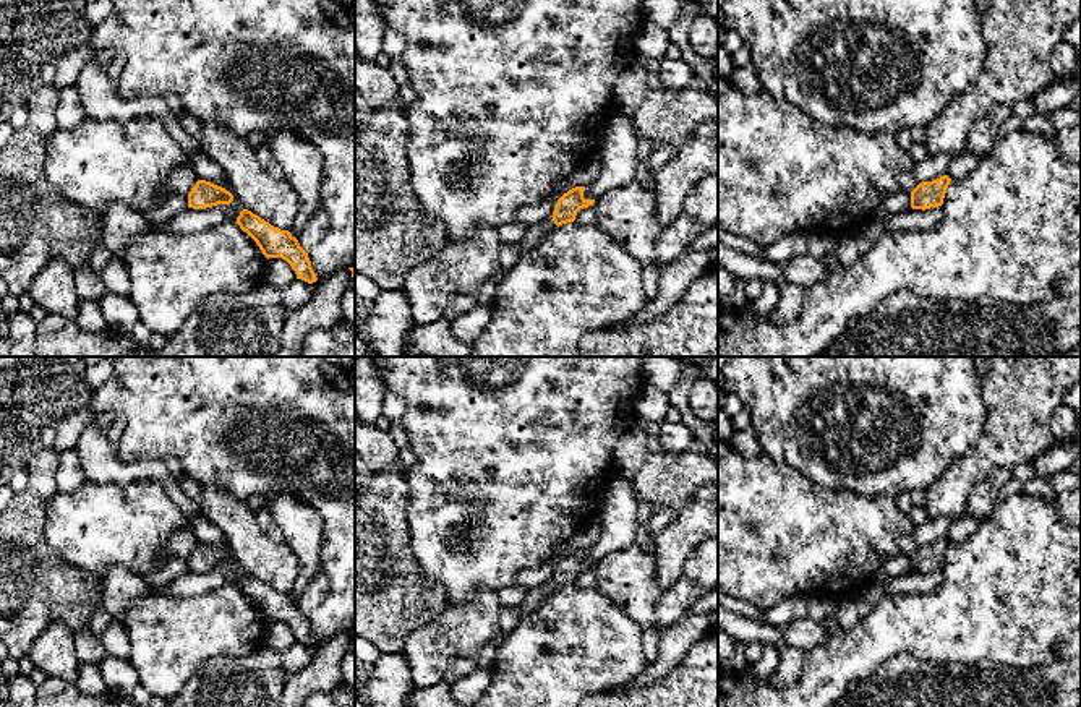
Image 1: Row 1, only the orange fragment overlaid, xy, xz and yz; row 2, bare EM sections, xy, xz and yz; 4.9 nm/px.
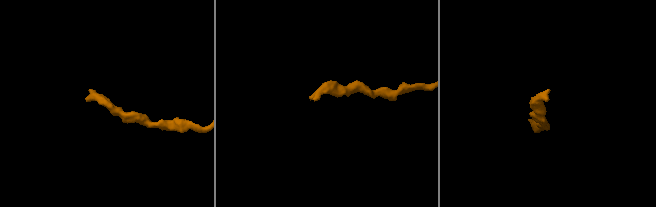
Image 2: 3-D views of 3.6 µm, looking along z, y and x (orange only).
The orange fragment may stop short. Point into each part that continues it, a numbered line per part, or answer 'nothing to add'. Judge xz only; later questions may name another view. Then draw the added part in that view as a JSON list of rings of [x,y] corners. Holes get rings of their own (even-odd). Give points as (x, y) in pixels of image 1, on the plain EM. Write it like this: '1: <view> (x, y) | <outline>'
1: xz (537, 595) | [[[553,581],[543,582],[533,589],[528,589],[520,608],[520,618],[527,616],[530,611],[538,608],[549,595],[558,592]]]

